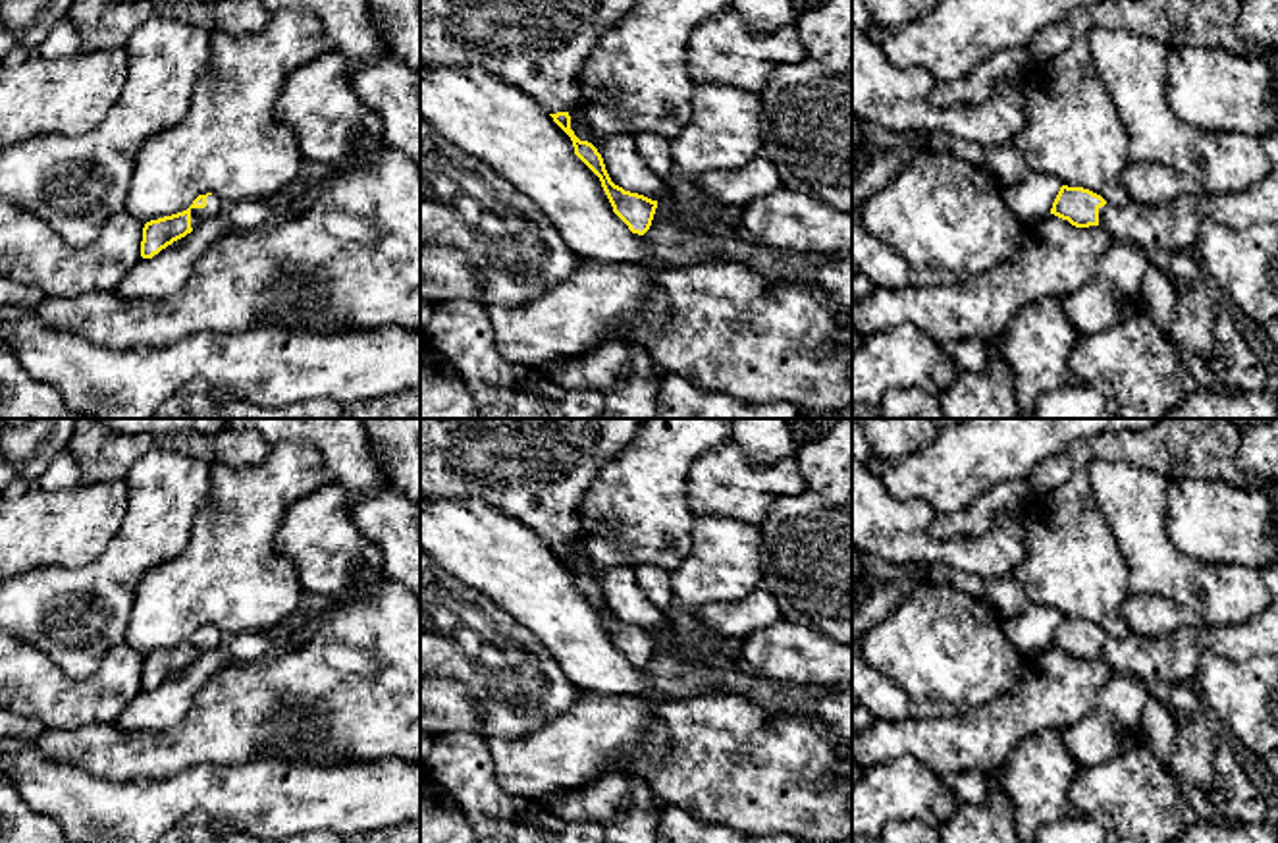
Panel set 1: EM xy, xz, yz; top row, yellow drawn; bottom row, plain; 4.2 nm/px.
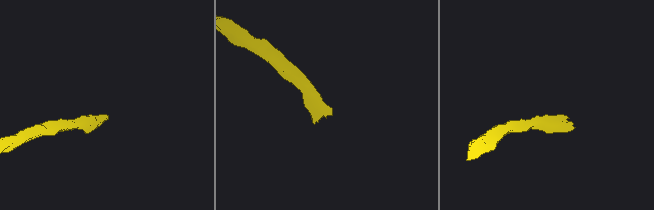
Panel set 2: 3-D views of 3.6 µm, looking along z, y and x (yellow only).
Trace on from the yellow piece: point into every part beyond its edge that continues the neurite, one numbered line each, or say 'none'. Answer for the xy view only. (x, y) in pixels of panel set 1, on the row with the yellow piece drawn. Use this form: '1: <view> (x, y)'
1: xy (214, 205)

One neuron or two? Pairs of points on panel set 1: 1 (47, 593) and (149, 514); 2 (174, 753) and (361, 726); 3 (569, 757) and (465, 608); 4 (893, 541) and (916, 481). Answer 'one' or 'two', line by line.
1: one
2: one
3: two
4: two

